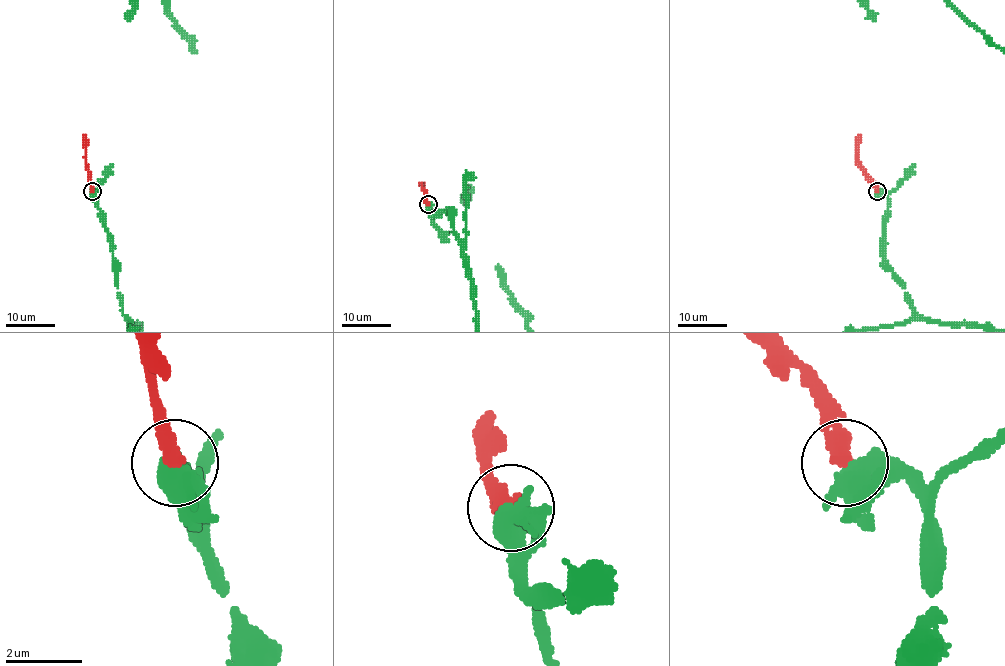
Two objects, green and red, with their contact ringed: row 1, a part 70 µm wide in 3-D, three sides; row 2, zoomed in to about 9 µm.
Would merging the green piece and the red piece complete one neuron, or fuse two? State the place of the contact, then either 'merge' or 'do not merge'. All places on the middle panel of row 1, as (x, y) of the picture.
(428, 204) | merge

